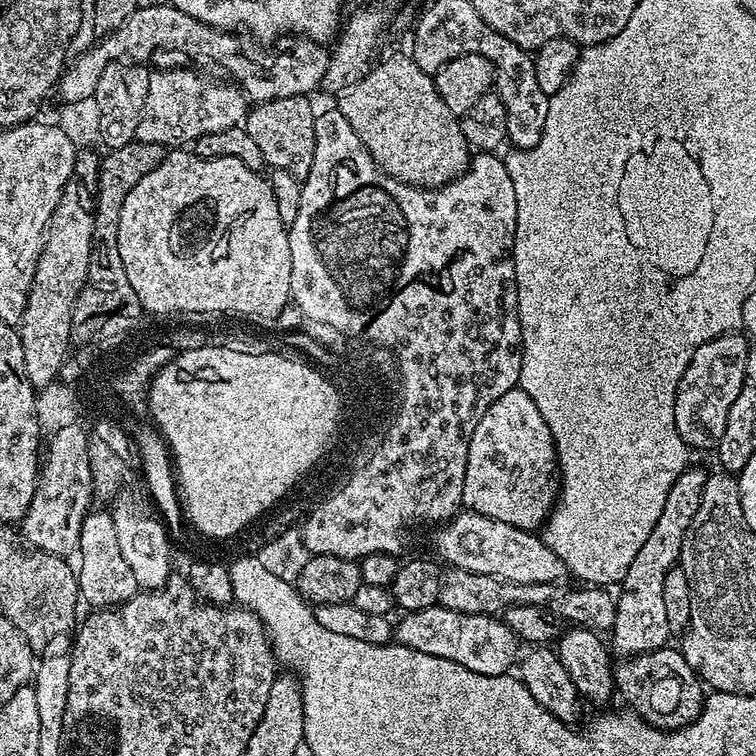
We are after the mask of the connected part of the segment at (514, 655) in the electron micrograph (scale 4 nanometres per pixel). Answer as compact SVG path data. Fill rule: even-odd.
M433 606L417 612L404 612L401 617L394 624L395 643L422 654L434 654L434 658L458 662L458 666L466 666L466 670L474 670L474 674L504 676L519 659L519 637L496 616L462 614L458 610Z

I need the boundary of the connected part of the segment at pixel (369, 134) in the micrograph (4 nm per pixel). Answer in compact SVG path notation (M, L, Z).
M411 55L384 58L360 81L339 93L338 111L346 122L350 122L350 126L354 126L354 134L362 138L362 146L366 146L374 162L387 176L393 176L404 184L413 184L416 188L436 188L448 184L468 169L470 159L470 149L460 129L459 119L448 109L446 102L442 102L435 79L423 72L412 61Z

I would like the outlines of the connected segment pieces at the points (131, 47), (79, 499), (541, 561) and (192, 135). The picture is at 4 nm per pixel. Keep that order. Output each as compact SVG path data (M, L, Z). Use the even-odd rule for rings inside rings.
M171 2L147 4L137 8L134 14L130 14L130 18L126 18L126 22L118 26L118 30L114 30L109 36L99 37L98 42L65 67L58 83L58 93L60 92L64 104L95 96L98 78L102 78L102 70L106 70L110 62L123 59L129 62L148 62L159 48L173 48L184 56L193 56L196 60L209 60L210 63L217 64L228 72L235 70L237 35L235 31L198 22L198 18L192 18L190 14L178 10Z
M74 423L47 437L46 453L39 470L40 481L34 490L34 502L30 502L30 510L18 528L19 535L25 540L23 543L29 549L65 558L71 557L71 552L73 555L79 549L82 522L88 518L93 507L94 487L88 449L89 433L83 432L80 427L79 423Z
M461 510L451 520L439 525L435 532L435 555L445 565L454 568L522 584L555 585L568 574L562 560L537 533L510 523L498 522L494 518L486 518L477 512Z
M164 68L161 72L152 70L148 77L150 86L146 90L146 106L142 106L142 118L138 118L136 131L136 139L142 142L184 146L202 138L202 134L218 134L218 130L243 125L248 114L250 101L239 83L215 84L199 76L192 68Z

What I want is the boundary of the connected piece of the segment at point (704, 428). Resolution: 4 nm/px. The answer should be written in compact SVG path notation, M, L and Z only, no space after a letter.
M740 332L724 333L694 352L675 392L676 433L689 449L717 449L726 430L726 418L745 380L749 339Z

